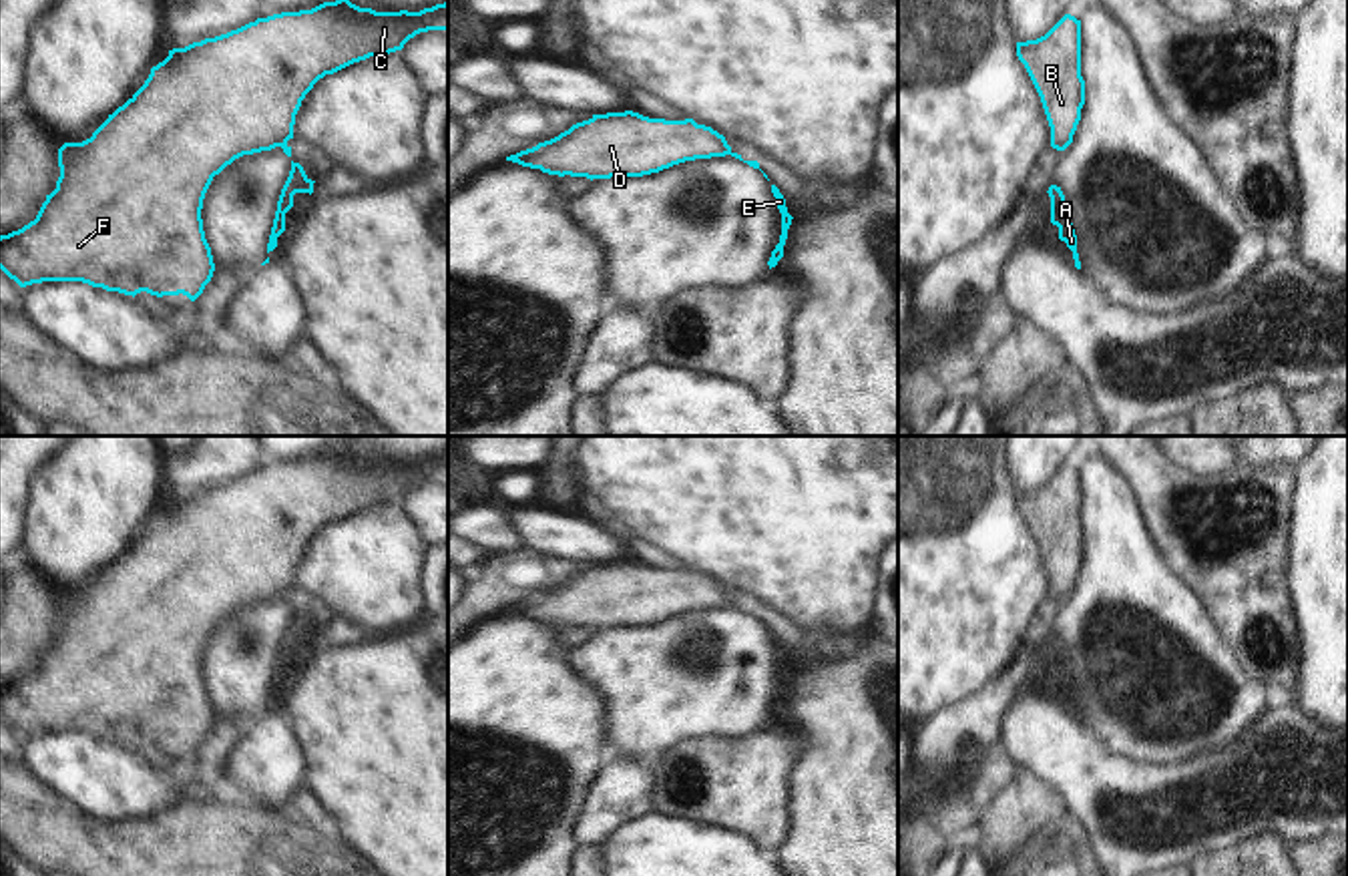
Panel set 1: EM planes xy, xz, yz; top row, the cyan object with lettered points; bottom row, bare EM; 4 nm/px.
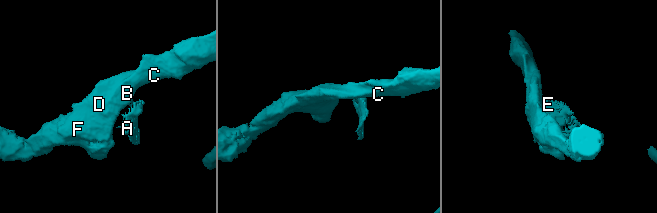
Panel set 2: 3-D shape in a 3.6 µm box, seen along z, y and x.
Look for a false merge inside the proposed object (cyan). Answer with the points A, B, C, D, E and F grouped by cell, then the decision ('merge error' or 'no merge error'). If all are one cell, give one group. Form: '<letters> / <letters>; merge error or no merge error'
A E / B C D F; merge error

